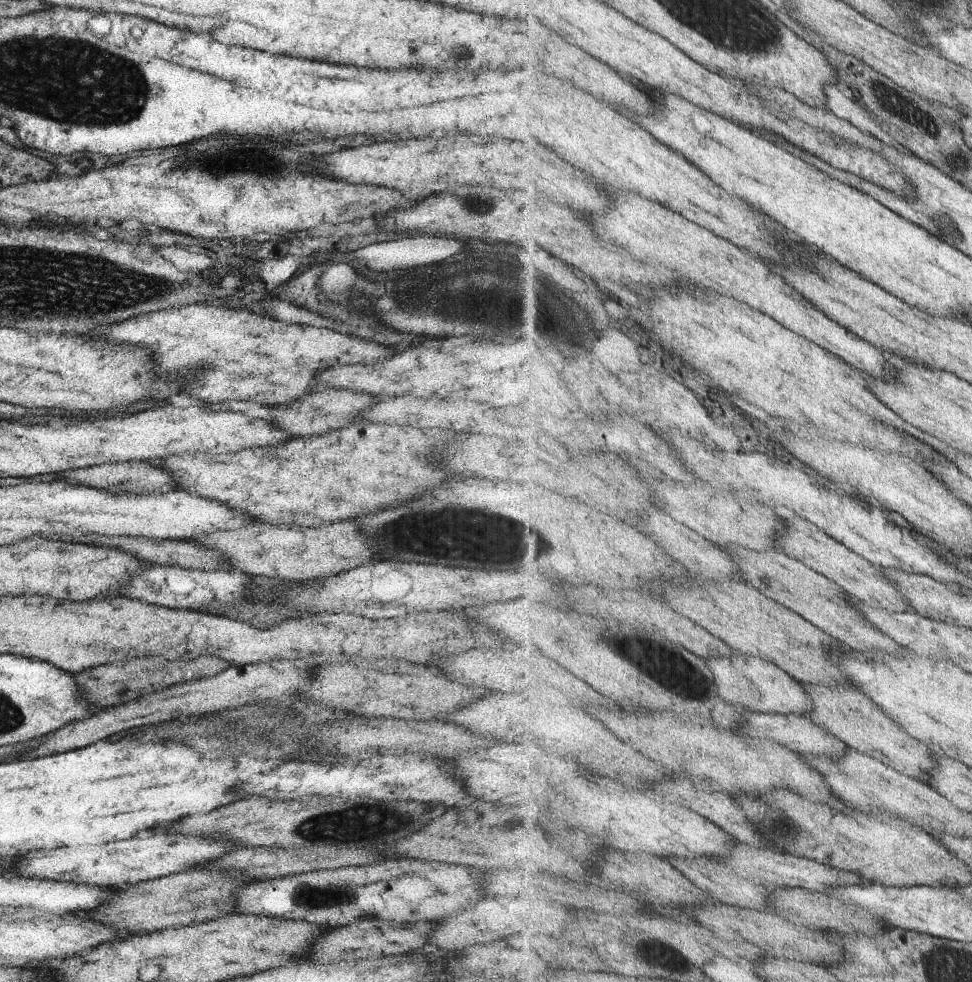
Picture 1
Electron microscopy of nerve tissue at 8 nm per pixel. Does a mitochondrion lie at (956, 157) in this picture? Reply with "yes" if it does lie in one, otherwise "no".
yes

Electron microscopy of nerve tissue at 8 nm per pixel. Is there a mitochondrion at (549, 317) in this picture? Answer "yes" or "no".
yes

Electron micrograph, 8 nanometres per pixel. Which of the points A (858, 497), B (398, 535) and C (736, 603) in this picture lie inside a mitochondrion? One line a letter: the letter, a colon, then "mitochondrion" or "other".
A: other
B: mitochondrion
C: other

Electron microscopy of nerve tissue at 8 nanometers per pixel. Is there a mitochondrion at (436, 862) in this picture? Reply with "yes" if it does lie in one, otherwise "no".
no

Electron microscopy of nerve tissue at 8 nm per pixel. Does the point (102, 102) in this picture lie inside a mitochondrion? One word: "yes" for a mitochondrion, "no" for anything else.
yes

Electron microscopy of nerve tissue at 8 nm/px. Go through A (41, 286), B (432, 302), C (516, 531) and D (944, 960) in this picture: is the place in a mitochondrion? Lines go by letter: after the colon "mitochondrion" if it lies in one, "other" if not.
A: mitochondrion
B: mitochondrion
C: mitochondrion
D: mitochondrion

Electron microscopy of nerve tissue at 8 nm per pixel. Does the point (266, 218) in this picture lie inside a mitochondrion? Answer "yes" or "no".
no

